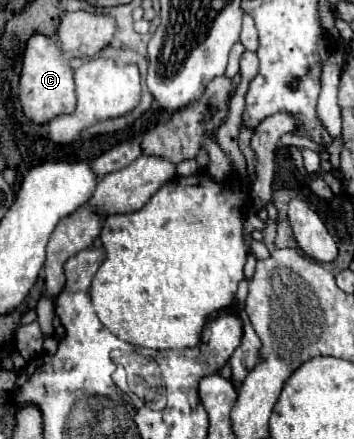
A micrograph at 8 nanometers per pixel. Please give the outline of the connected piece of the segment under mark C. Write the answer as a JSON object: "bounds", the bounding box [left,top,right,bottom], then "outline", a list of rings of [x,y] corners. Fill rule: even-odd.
{"bounds":[20,33,76,123],"outline":[[[34,33],[28,39],[24,51],[24,67],[20,73],[20,103],[24,115],[30,117],[34,123],[48,123],[56,115],[76,109],[76,85],[72,77],[72,67],[58,43],[42,33]]]}

